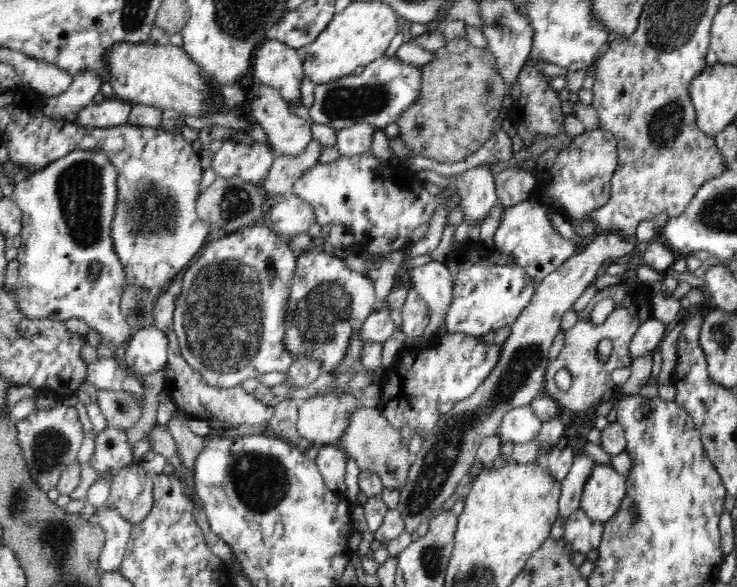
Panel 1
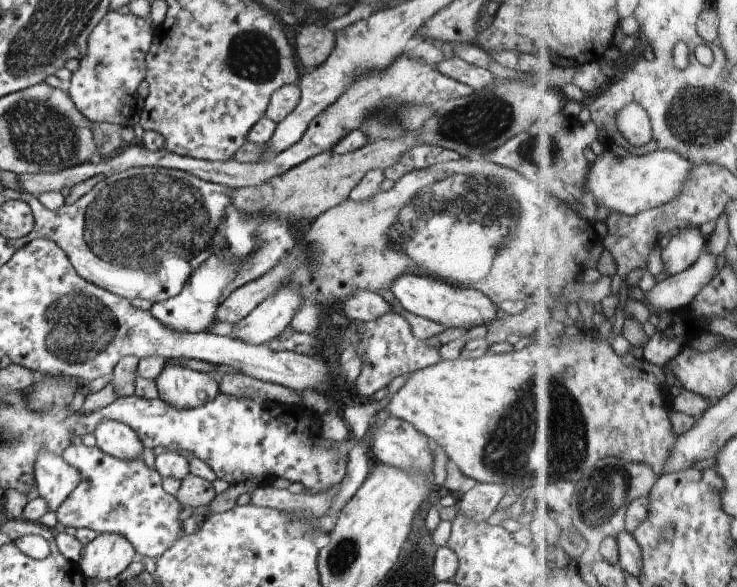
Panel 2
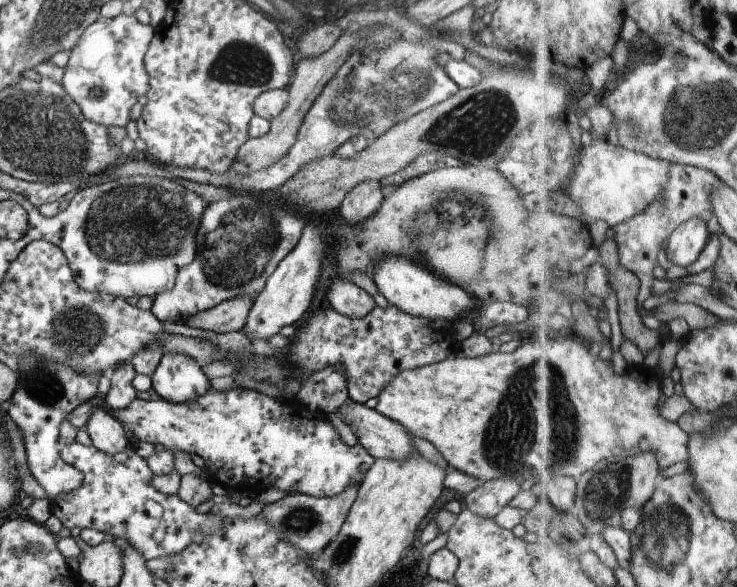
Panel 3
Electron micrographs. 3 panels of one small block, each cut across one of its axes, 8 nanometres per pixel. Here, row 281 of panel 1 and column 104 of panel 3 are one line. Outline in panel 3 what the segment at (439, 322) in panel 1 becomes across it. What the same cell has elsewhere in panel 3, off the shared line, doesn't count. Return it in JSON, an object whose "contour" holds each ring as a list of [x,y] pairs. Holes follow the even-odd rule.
{"contour":[[[97,408],[92,412],[92,416],[84,428],[88,432],[92,444],[100,452],[114,456],[129,446],[133,447],[131,441],[126,437],[121,422],[102,408]]]}

